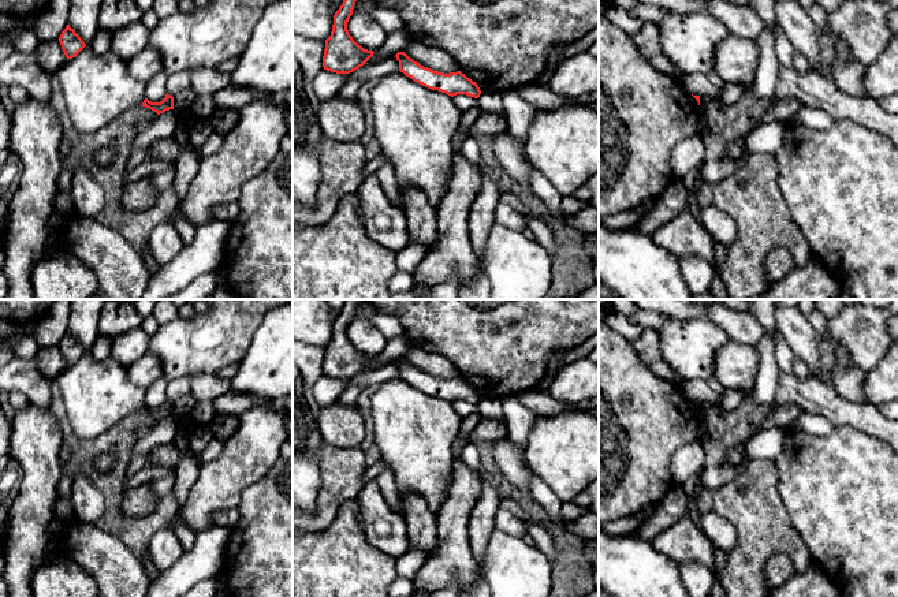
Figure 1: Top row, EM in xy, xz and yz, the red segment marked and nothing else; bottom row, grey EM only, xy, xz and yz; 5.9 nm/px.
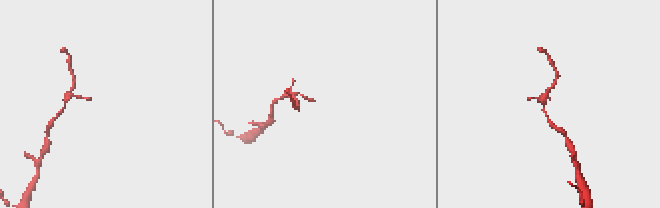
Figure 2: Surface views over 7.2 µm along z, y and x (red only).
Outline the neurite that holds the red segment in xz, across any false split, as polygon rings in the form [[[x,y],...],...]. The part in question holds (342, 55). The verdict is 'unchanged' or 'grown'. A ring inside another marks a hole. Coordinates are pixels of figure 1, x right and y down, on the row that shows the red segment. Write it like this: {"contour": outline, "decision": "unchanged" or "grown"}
{"contour": [[[343,0],[334,15],[331,36],[325,40],[323,67],[336,74],[350,74],[362,67],[372,56],[373,51],[358,45],[347,30],[347,22],[353,15],[357,0]]], "decision": "unchanged"}

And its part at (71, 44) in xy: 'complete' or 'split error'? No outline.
complete

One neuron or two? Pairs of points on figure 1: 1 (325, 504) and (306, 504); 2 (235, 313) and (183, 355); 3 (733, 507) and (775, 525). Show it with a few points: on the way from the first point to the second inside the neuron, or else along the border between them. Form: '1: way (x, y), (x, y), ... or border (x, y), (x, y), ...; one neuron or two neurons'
1: border (321, 473), (317, 508), (306, 515); two neurons
2: way (223, 325), (205, 343), (196, 344); one neuron
3: way (744, 507), (751, 507), (764, 521); one neuron

